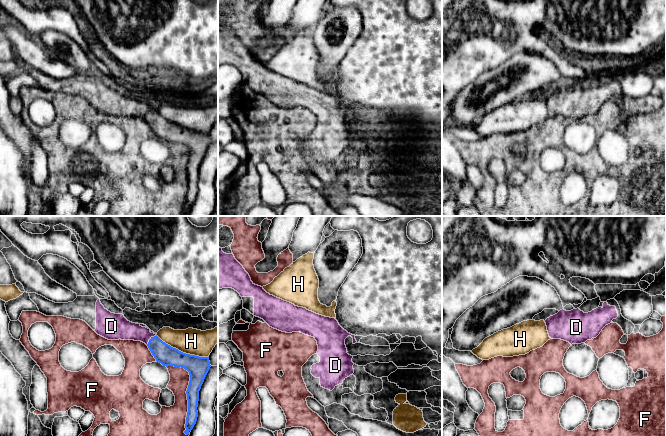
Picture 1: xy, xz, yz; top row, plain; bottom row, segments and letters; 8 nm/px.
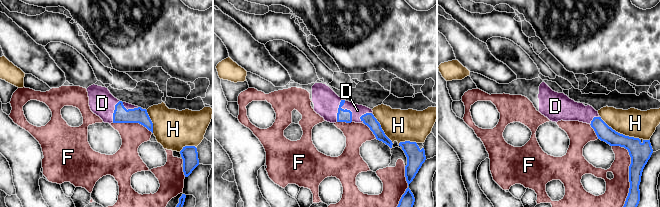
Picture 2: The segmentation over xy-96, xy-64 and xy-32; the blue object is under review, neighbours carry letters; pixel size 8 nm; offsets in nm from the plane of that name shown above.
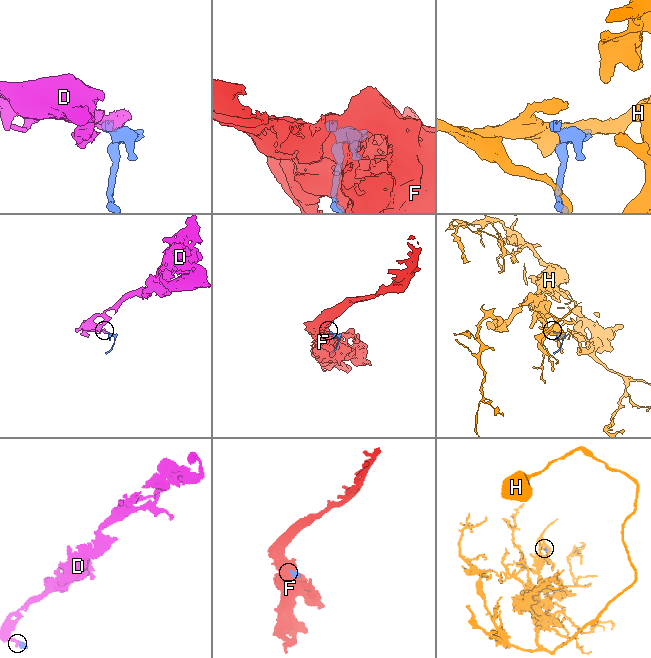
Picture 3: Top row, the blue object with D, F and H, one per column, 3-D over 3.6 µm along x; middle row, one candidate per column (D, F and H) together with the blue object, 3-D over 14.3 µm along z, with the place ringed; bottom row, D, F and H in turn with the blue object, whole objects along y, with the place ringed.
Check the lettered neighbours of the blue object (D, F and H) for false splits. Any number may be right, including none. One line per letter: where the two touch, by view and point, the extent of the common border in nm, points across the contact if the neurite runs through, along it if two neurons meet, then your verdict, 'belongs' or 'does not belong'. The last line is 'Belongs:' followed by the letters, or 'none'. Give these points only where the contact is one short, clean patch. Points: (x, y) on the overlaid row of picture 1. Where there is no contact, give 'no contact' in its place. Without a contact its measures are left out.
D: contact xy (150, 339); length 120 nm; way xy (163, 353), (150, 339), (143, 334), (121, 328); belongs
F: contact xy (186, 393); length 600 nm; does not belong
H: contact xy (182, 352); length 460 nm; does not belong
Belongs: D

